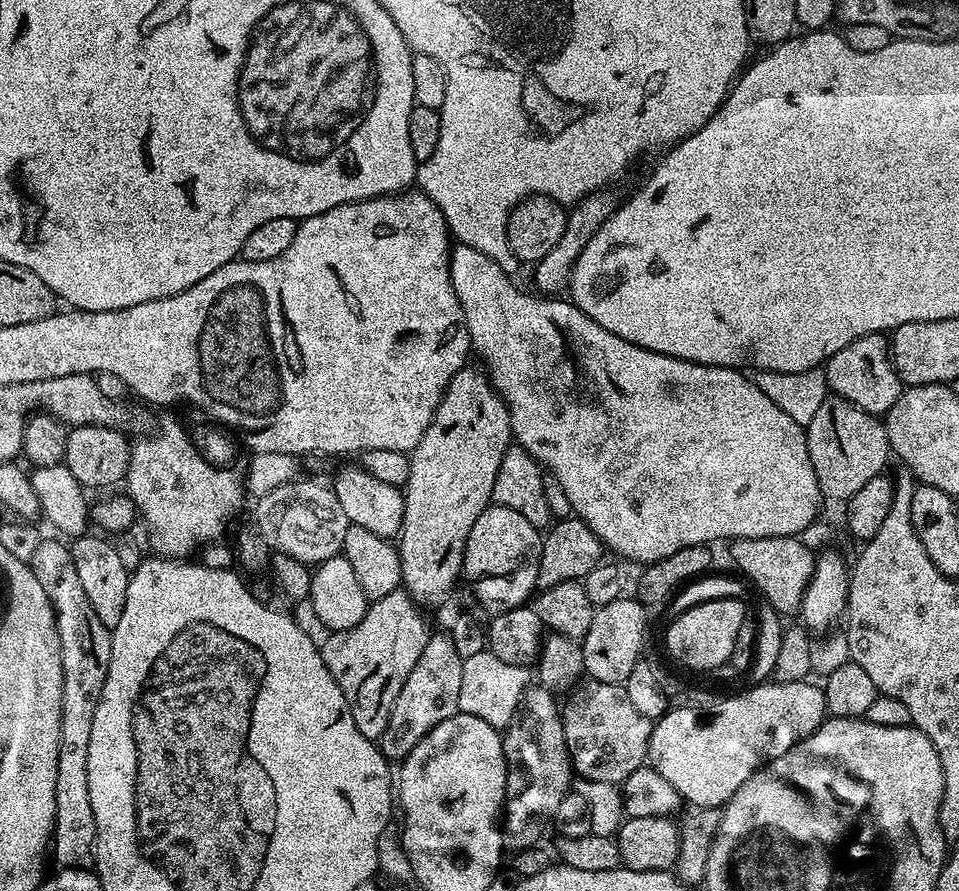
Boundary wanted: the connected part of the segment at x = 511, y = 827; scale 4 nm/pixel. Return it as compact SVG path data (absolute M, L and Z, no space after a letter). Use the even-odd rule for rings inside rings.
M528 686L515 719L503 733L504 757L508 763L502 813L505 849L513 853L541 843L544 827L553 823L558 802L571 789L574 773L564 737L564 721L557 697L547 688Z

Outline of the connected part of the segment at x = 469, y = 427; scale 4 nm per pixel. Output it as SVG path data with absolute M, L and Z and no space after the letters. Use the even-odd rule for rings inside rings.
M472 367L457 370L448 384L430 426L410 453L410 474L402 489L404 517L398 537L402 562L400 582L403 591L420 606L438 603L448 591L451 593L457 587L456 579L461 579L464 566L466 538L470 538L470 529L478 522L478 514L490 506L494 478L498 478L498 466L502 466L502 454L506 454L508 445L514 440L512 419L504 399L496 393L487 371Z

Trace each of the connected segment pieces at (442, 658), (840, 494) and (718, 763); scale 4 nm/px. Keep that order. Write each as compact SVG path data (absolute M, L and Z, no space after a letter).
M433 631L426 642L426 650L422 650L422 658L414 662L414 670L406 678L402 690L398 690L398 698L394 698L394 706L390 710L390 718L386 722L386 730L382 730L378 747L389 762L402 762L446 718L459 712L459 690L461 689L462 668L464 660L454 647L454 638L447 631Z
M827 395L818 414L806 425L806 431L810 462L818 478L821 497L846 502L858 494L870 478L881 475L890 461L888 431L883 423L841 396Z
M807 679L779 684L768 682L752 688L749 692L740 692L737 696L717 698L714 706L694 709L671 709L655 721L648 743L647 763L674 790L678 790L681 801L694 808L723 809L730 798L757 772L763 764L786 754L798 742L815 732L826 719L824 690L819 683L810 684Z

